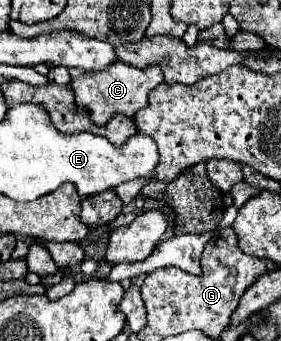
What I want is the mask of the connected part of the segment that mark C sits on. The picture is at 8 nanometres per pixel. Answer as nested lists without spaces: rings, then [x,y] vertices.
[[[113,62],[113,64],[109,64],[109,68],[99,70],[99,72],[81,70],[81,68],[71,68],[69,72],[73,78],[71,88],[73,88],[77,104],[87,108],[93,122],[97,122],[97,124],[109,122],[109,116],[113,116],[113,114],[135,116],[141,108],[147,106],[149,90],[153,90],[157,84],[163,82],[161,66],[157,66],[157,64],[151,64],[143,70],[139,70],[139,68],[127,66],[125,62]]]

